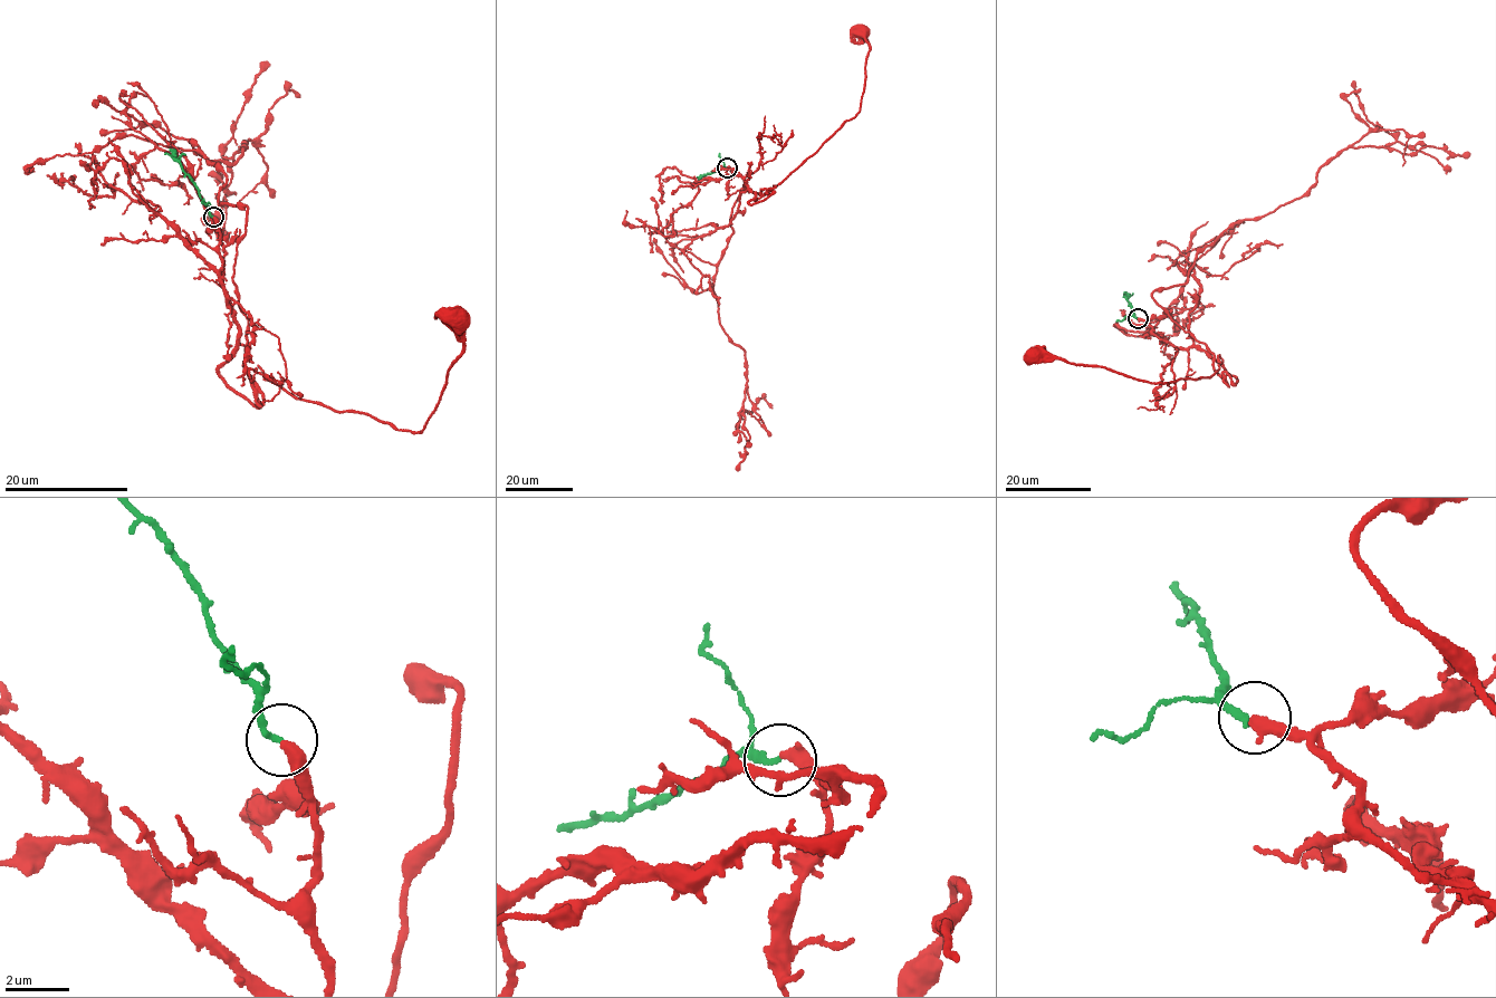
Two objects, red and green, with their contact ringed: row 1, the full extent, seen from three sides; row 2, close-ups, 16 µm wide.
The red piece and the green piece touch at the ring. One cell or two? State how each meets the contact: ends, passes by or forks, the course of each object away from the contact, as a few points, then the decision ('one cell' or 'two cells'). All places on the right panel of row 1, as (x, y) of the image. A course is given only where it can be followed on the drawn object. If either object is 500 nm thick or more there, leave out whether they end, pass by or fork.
red ends | green ends | red via (1139, 318), (1169, 344), (1196, 347), (1218, 362), (1220, 356), (1219, 368), (1208, 376), (1156, 383), (1033, 355) | green via (1139, 318), (1127, 298), (1133, 293) | one cell

